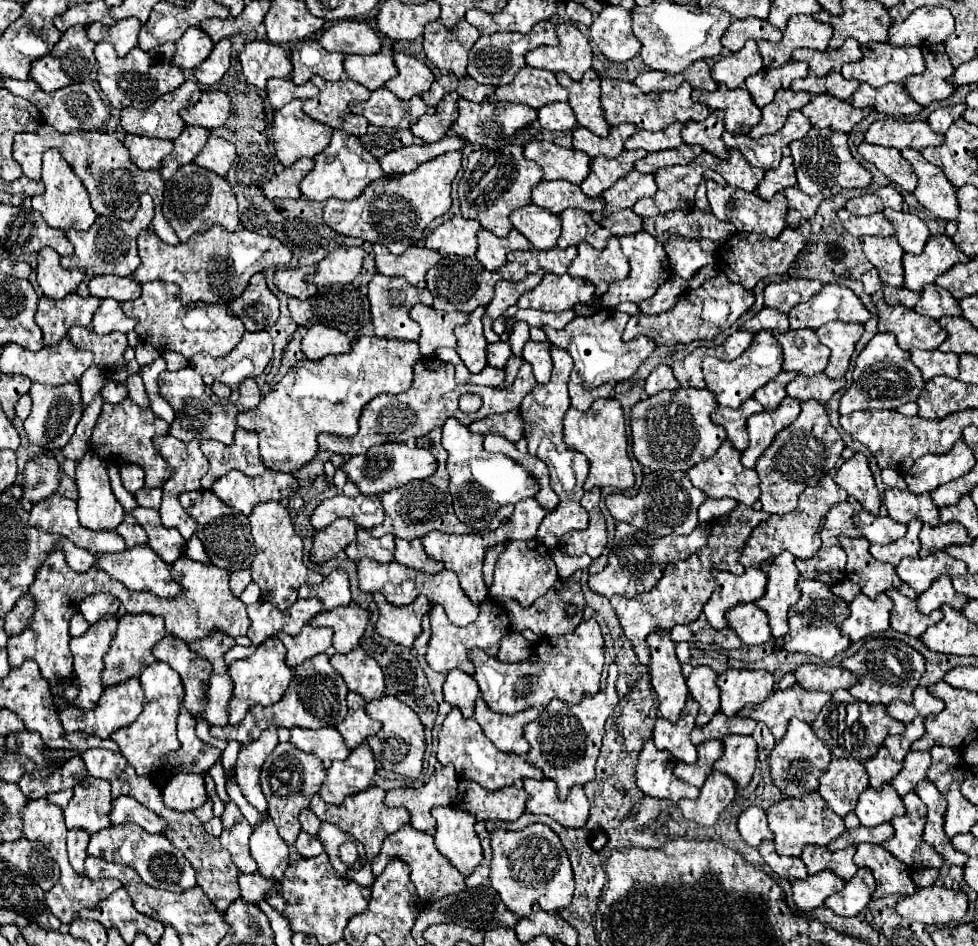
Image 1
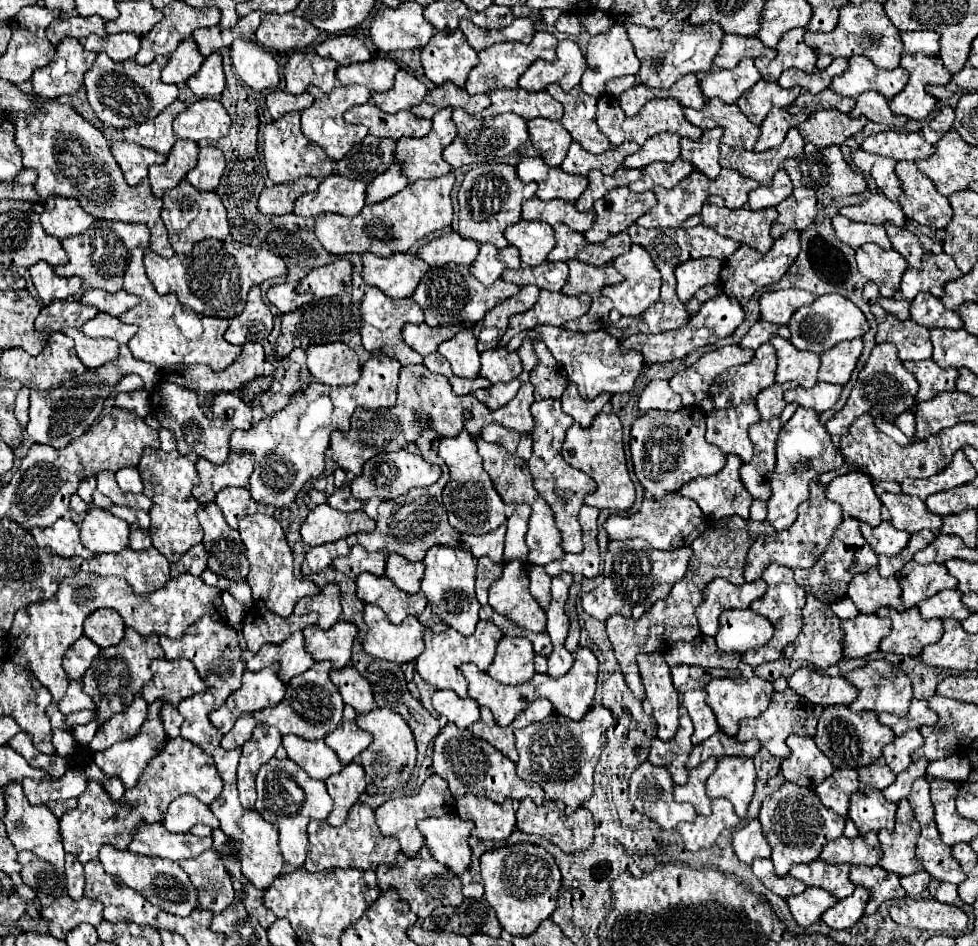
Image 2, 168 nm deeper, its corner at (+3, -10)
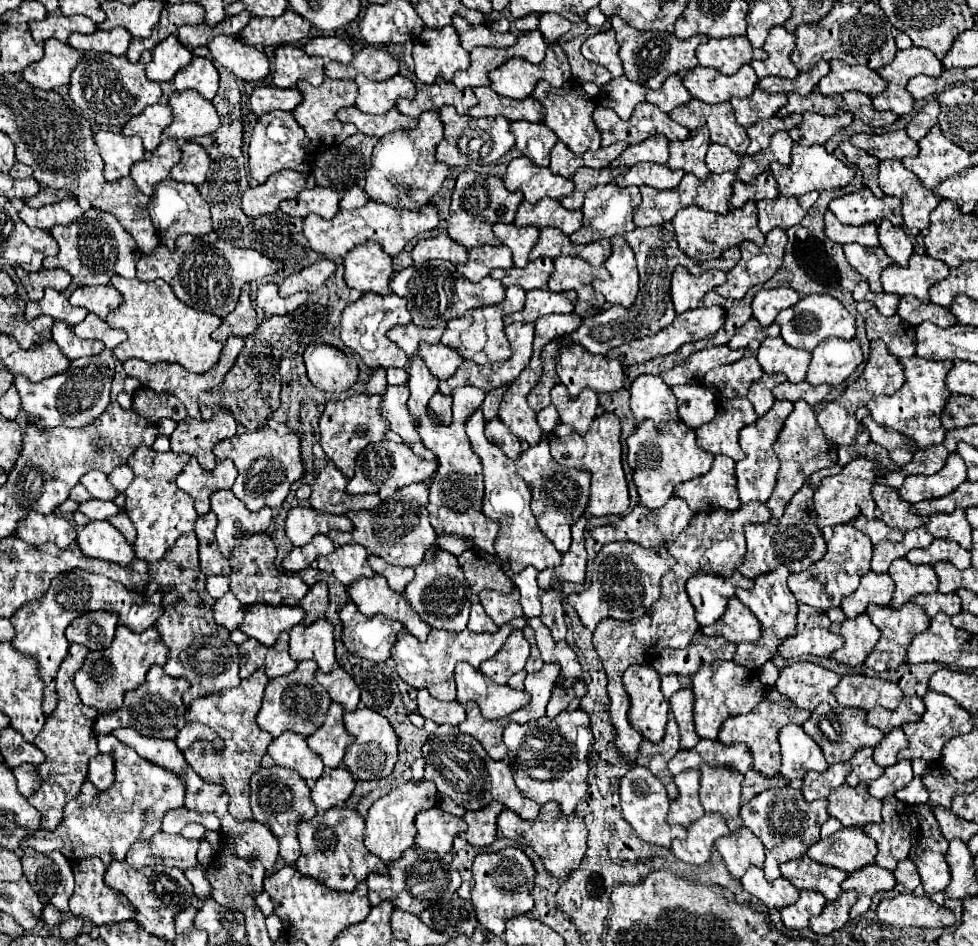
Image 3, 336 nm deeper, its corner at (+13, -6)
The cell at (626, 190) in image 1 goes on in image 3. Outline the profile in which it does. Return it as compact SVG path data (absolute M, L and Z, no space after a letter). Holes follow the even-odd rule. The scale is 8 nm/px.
M609 183L609 185L599 185L599 187L593 187L587 191L585 195L585 205L581 209L583 213L583 225L579 231L575 231L569 239L571 243L581 243L581 245L587 245L587 243L593 243L593 241L599 241L599 239L609 239L613 235L623 235L627 231L633 231L635 229L635 223L633 223L633 211L639 207L641 203L641 193L639 193L639 187L617 187L615 183Z

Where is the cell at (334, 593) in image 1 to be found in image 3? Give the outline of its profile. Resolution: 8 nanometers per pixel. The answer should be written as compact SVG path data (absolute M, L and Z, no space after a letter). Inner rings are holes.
M319 581L313 587L309 587L309 593L305 599L297 601L305 609L305 625L311 625L315 619L325 617L325 611L329 607L329 593L327 593L327 583Z

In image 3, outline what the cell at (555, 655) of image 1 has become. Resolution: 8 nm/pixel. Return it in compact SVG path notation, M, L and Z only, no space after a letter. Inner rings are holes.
M459 663L459 667L455 667L455 683L455 701L475 701L485 719L507 717L527 703L527 691L517 691L509 685L497 685L469 663Z

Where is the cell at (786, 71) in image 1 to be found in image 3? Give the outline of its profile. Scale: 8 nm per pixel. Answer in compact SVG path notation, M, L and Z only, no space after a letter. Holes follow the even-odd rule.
M757 87L753 91L753 95L747 97L747 99L739 99L739 97L731 99L737 123L741 123L743 127L751 127L761 119L773 117L785 103L787 103L787 95L785 93L771 95L771 93L759 91Z

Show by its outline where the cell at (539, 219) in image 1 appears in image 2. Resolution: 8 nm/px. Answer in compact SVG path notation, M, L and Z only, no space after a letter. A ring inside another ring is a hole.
M517 221L505 229L505 239L515 245L525 265L541 265L549 251L555 247L555 233L547 223L541 221Z

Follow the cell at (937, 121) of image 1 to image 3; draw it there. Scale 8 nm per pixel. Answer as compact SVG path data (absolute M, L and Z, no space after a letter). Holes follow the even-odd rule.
M931 99L919 113L915 113L911 123L907 125L907 135L915 141L923 139L927 135L927 131L933 125L937 125L937 115L939 115L939 103L935 99Z

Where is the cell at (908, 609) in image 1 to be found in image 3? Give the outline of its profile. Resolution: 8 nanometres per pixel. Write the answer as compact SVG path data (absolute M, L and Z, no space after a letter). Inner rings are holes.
M905 603L901 609L893 609L893 607L881 607L881 605L869 605L867 607L867 615L869 619L879 627L881 631L881 639L875 645L875 649L871 651L871 655L865 659L865 665L883 673L889 669L897 669L901 663L905 663L905 651L911 643L911 639L925 631L929 627L929 617L925 615L923 607L915 605L915 603Z

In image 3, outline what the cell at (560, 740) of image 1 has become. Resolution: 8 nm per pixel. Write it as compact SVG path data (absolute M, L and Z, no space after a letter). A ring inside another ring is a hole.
M583 709L563 711L555 719L541 717L535 723L509 723L503 735L507 745L507 763L523 797L539 805L555 801L563 815L571 815L587 793L587 755L593 743L589 715Z

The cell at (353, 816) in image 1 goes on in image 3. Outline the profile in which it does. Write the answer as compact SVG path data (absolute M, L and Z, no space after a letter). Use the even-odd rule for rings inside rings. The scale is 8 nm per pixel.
M333 807L325 813L317 813L313 819L299 823L299 843L301 843L301 857L297 859L295 867L301 875L313 877L323 883L327 889L333 891L347 891L351 893L359 881L363 881L369 873L387 875L387 865L371 855L363 845L363 831L365 819L347 807Z

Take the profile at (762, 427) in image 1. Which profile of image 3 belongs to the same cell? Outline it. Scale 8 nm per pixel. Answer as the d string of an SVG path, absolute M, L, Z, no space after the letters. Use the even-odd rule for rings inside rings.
M775 401L775 405L767 415L759 417L753 425L743 427L743 431L739 433L741 435L739 443L745 453L745 459L737 463L737 491L741 503L751 503L751 501L765 503L771 497L777 481L777 471L779 471L779 459L777 453L773 451L773 443L777 441L777 435L783 429L783 423L791 411L793 411L791 401Z

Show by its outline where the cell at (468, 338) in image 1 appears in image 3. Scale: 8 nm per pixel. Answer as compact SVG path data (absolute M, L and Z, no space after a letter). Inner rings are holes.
M419 343L417 349L417 357L421 357L425 361L425 365L429 367L431 375L437 377L439 381L449 379L459 365L465 361L455 349L445 347L445 345L429 345L429 343Z

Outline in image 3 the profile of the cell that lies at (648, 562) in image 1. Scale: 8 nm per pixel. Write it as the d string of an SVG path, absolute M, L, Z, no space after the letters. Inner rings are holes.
M633 543L603 545L595 557L591 587L587 591L569 595L567 601L589 631L595 631L597 623L607 617L619 621L639 619L659 599L659 581L671 569L671 563L673 559L663 547L645 549Z

